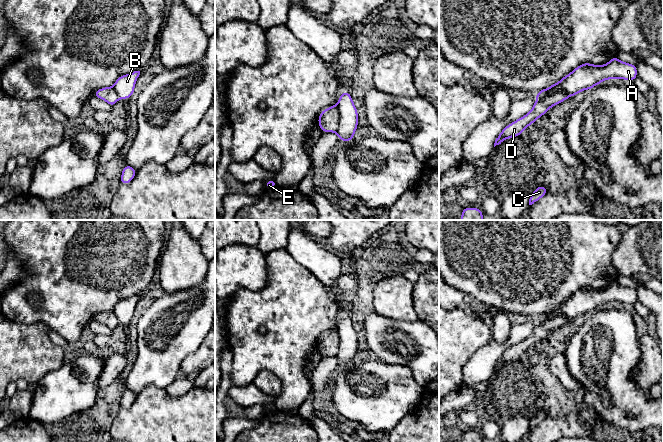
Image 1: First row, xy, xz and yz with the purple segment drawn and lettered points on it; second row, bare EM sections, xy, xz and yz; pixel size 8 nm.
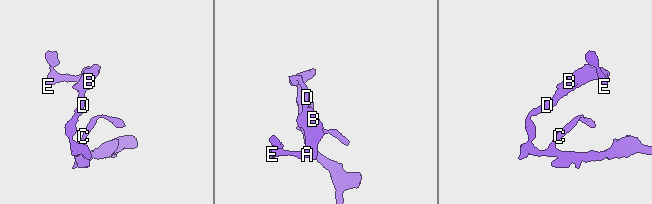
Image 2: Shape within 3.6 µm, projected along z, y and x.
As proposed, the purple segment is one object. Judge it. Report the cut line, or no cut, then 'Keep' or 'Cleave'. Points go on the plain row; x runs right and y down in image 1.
Split along yz (571, 319), (556, 315), (541, 323), (537, 323). Cleave

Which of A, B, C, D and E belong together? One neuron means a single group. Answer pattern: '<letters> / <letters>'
A B E / C D

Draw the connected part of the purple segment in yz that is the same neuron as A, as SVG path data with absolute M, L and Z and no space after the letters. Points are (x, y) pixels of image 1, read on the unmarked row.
M615 280L608 287L600 290L583 287L557 307L536 317L535 320L542 324L558 315L575 320L583 314L592 313L604 304L623 303L634 305L637 301L637 290L622 286Z

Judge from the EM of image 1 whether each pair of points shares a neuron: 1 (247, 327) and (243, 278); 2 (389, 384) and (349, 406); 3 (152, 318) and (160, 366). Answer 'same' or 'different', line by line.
1: different
2: same
3: same

